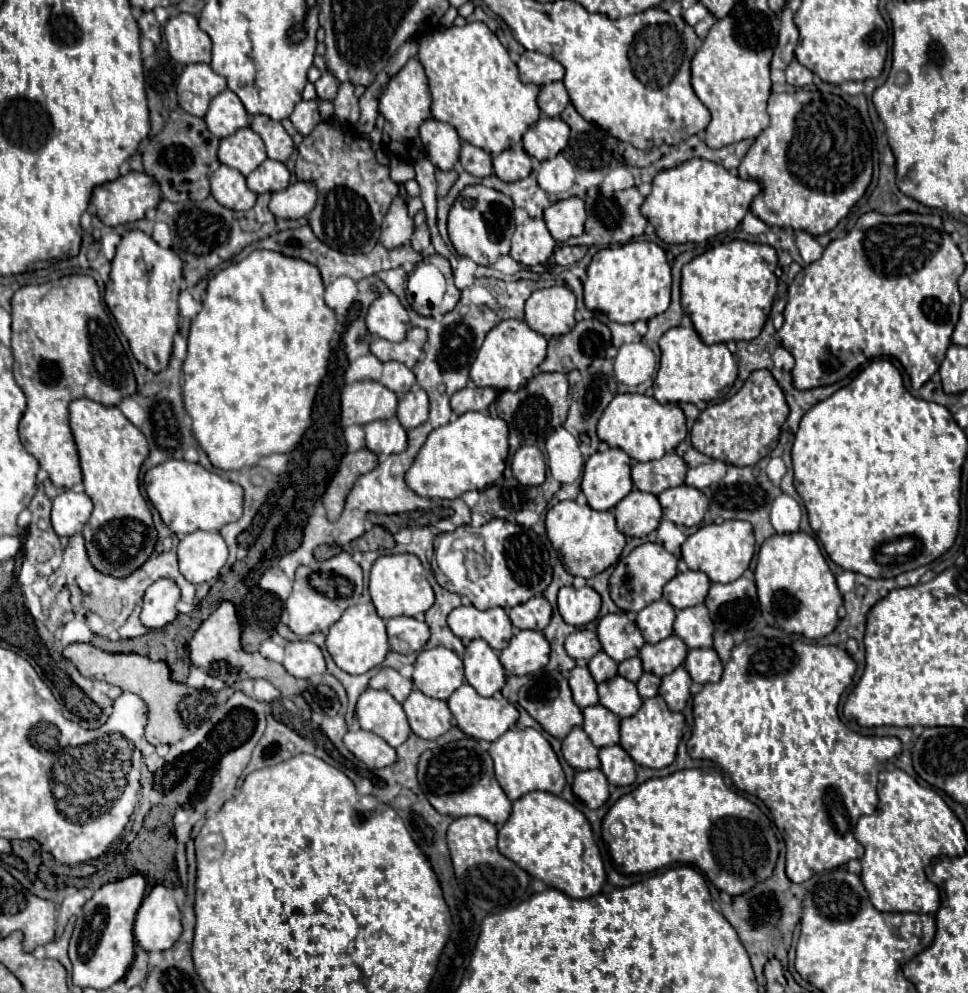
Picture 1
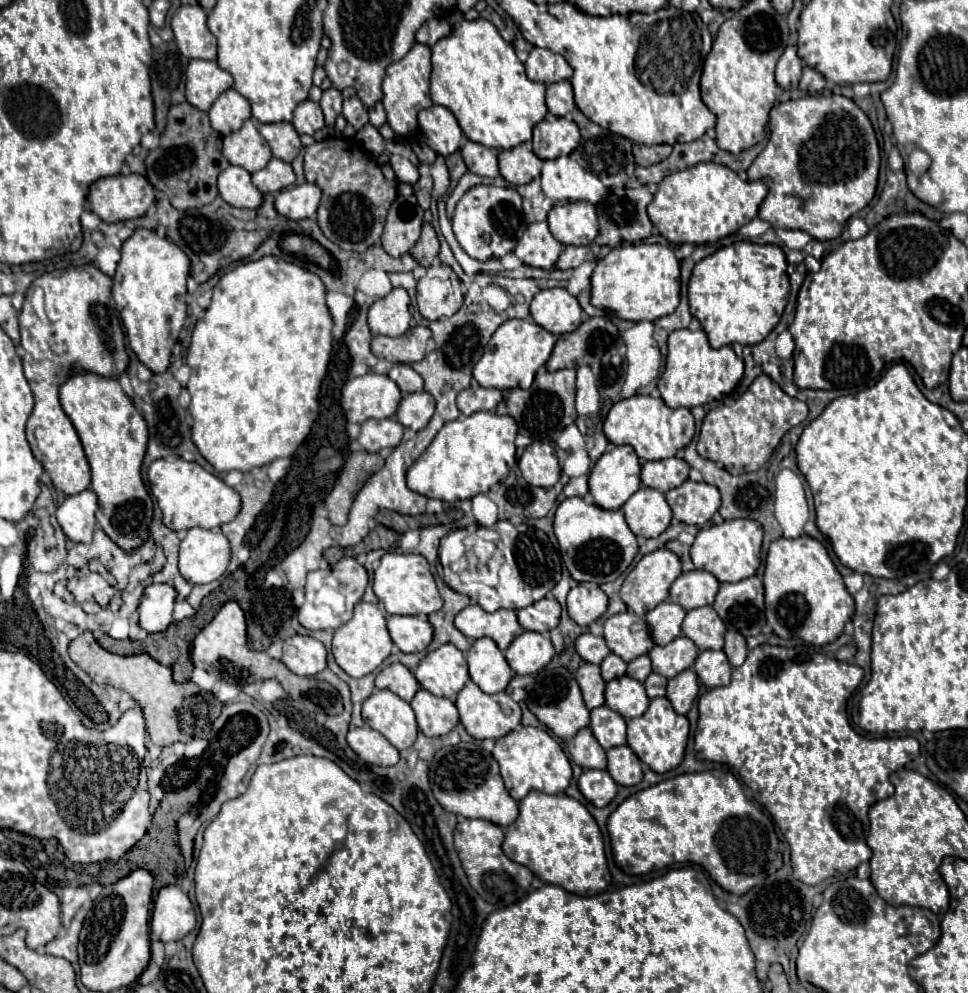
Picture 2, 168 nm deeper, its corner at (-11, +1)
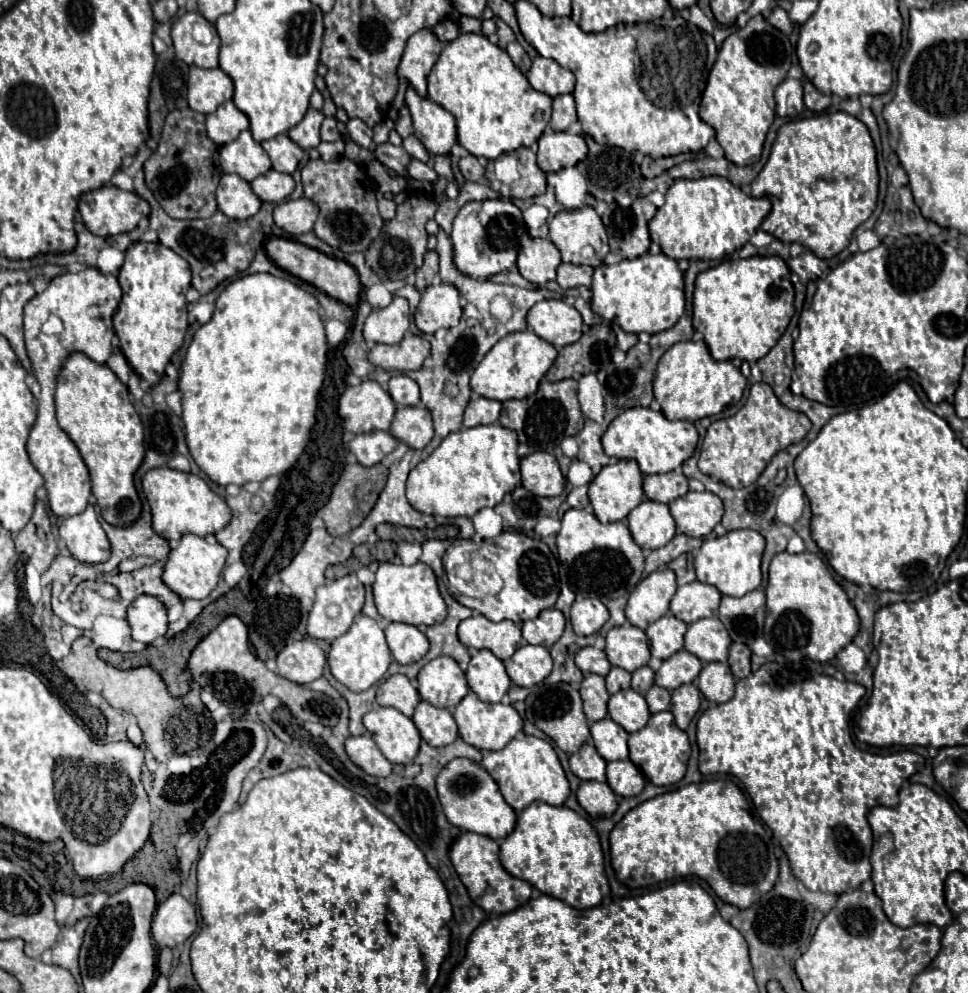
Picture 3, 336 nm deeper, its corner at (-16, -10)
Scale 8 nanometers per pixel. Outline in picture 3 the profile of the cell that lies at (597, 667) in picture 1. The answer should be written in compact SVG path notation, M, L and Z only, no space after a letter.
M612 667L610 673L606 675L606 689L608 689L608 693L618 693L622 689L630 689L630 673L620 667Z

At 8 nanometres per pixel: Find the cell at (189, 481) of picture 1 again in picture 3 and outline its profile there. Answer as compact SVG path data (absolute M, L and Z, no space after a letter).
M170 467L150 469L142 477L142 491L150 503L152 529L164 539L180 539L186 533L206 537L230 523L230 509L222 497L218 497L204 479L192 473L182 473Z

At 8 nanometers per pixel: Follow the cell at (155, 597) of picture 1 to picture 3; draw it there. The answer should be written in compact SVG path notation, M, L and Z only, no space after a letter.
M140 595L128 607L128 625L132 629L132 639L150 645L158 637L164 637L168 629L166 609L156 597Z

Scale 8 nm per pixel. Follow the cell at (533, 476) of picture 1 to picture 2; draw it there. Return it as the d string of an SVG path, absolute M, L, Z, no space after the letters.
M537 440L525 448L523 456L519 458L519 470L531 486L551 488L561 474L553 444Z

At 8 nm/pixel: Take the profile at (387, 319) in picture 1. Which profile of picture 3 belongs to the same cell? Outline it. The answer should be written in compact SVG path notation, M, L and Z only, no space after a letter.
M394 297L394 301L384 309L372 309L364 323L366 343L400 343L410 325L410 309L404 297Z

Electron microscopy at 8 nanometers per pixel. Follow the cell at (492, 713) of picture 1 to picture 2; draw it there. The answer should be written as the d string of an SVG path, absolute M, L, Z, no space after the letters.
M475 682L465 684L455 704L461 724L477 740L497 740L521 724L521 708L507 692L485 694Z

